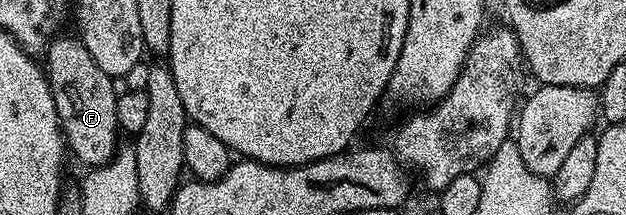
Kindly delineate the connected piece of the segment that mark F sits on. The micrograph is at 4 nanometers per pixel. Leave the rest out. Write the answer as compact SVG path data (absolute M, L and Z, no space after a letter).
M57 34L48 44L46 52L46 74L60 118L60 130L64 132L67 150L76 154L78 162L85 163L85 168L88 169L101 167L115 157L118 150L116 138L121 138L122 135L116 112L118 87L112 84L115 83L113 76L98 69L83 38L75 34L64 34Z

